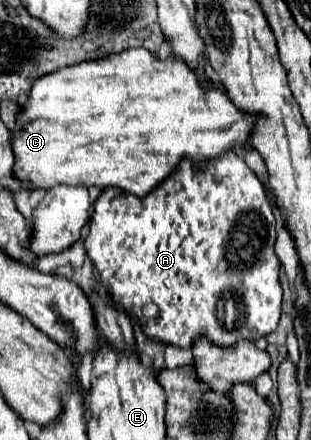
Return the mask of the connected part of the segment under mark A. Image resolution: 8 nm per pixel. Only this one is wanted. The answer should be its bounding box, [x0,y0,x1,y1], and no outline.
[84,150,282,348]

